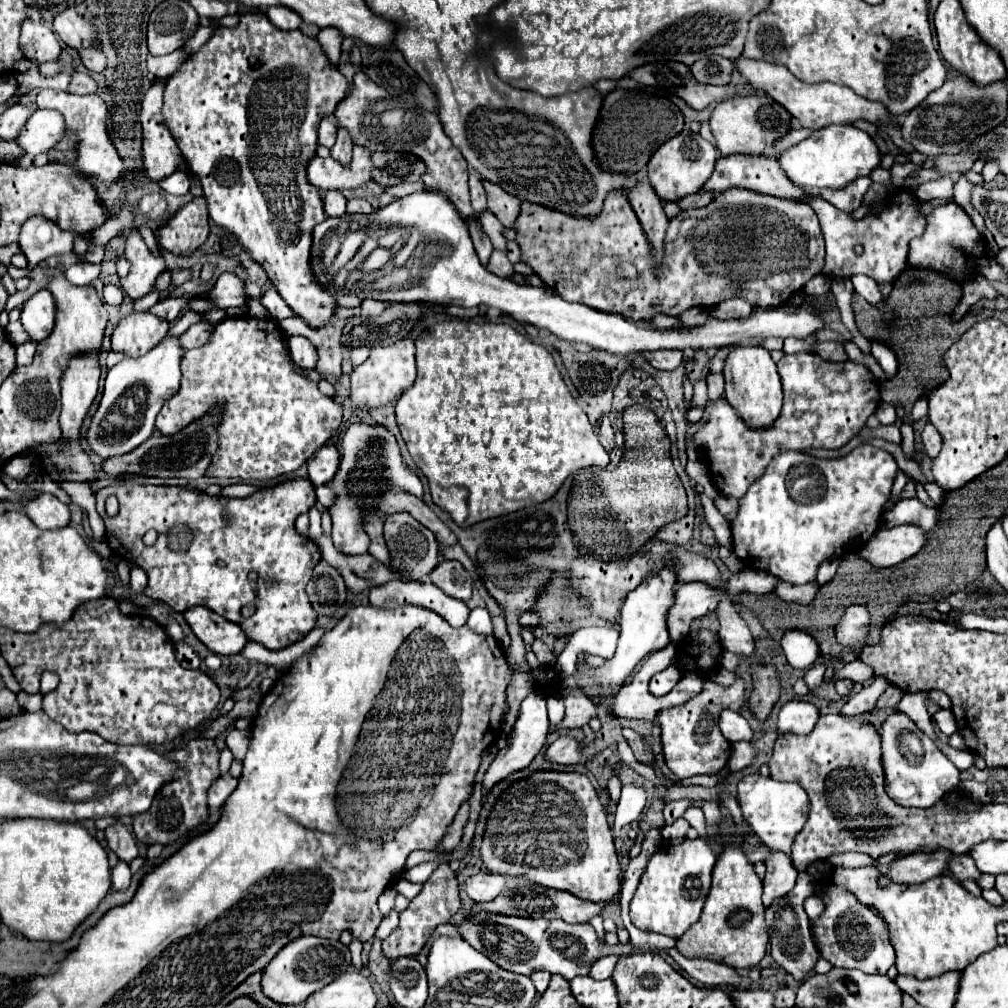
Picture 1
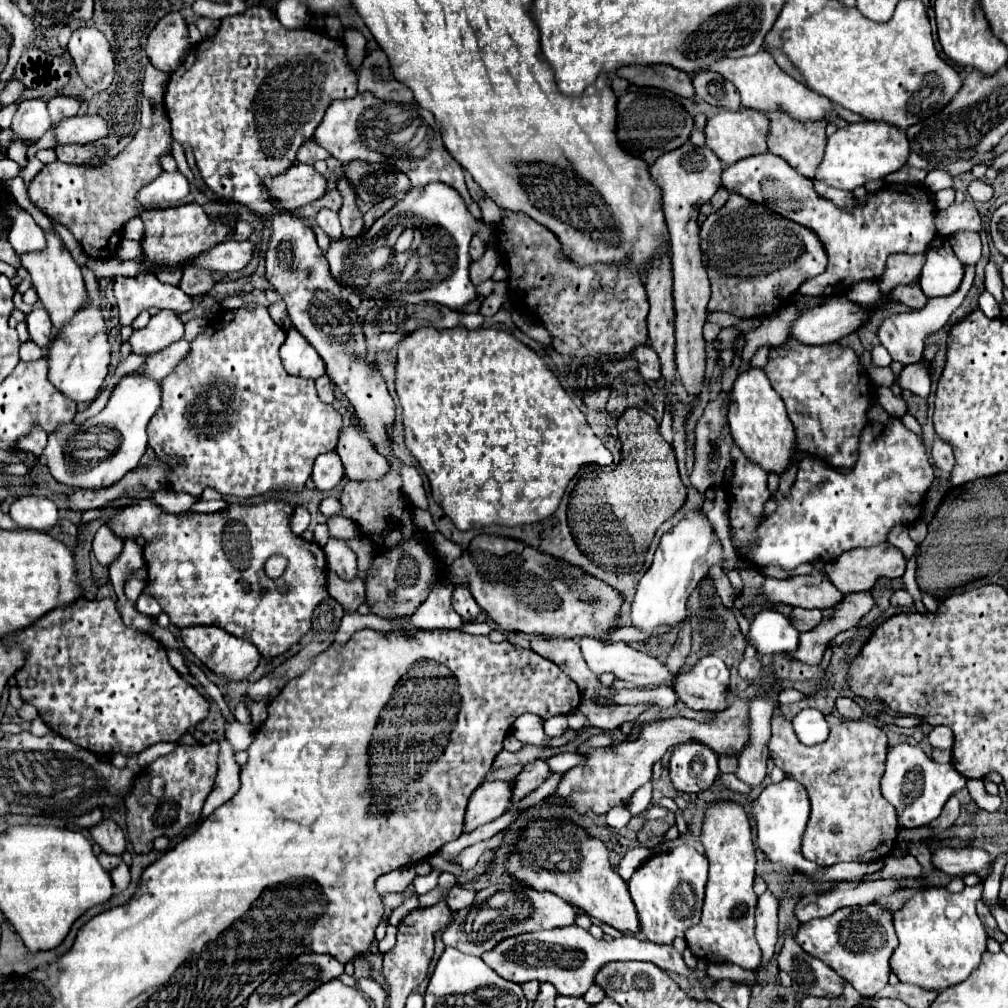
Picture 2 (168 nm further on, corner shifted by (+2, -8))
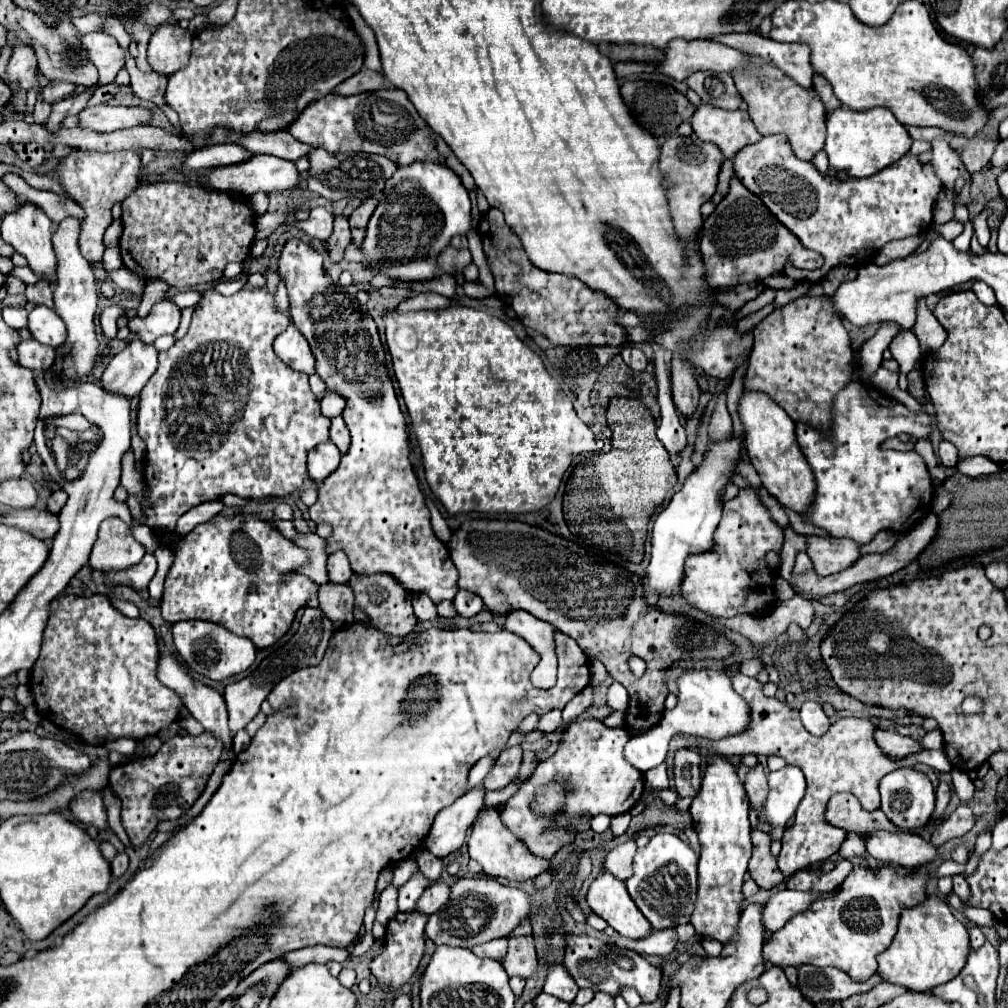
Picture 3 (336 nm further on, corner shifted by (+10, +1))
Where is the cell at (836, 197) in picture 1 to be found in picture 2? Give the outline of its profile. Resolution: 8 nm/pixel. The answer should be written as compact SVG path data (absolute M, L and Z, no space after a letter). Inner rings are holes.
M820 180L814 182L814 188L816 188L816 192L818 192L820 196L832 200L832 202L834 202L836 206L840 206L842 210L850 210L850 208L854 206L854 196L852 196L852 192L848 192L848 190L836 190L836 188L820 182Z

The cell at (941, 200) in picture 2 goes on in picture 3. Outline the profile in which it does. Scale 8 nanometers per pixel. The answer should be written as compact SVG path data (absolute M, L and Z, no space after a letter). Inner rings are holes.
M944 187L938 195L938 201L934 205L934 223L940 225L940 223L946 223L954 217L954 191Z

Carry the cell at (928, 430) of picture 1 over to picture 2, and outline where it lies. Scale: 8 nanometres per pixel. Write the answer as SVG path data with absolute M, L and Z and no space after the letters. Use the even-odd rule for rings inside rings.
M936 438L934 440L934 446L932 446L932 462L944 474L950 474L952 468L954 468L954 452L952 452L950 444L946 444L944 440Z

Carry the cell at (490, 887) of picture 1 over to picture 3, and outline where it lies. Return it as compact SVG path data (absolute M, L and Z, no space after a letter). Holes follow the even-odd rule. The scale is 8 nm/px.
M436 881L432 883L420 897L420 901L416 903L416 911L432 915L436 913L446 901L450 899L450 885L446 885L444 881Z

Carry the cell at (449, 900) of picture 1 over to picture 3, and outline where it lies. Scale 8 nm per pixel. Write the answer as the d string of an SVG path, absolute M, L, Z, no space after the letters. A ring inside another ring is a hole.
M410 911L410 913L398 913L386 927L386 937L384 937L384 951L370 963L372 975L378 979L380 989L384 993L394 993L402 989L410 981L410 977L416 973L418 963L424 955L424 925L428 917L420 911Z

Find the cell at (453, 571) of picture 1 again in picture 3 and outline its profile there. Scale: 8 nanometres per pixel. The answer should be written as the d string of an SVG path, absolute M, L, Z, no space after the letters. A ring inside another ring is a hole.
M460 589L456 593L456 597L454 597L454 607L456 607L458 615L462 615L462 617L474 617L476 613L482 611L484 603L482 603L482 599L478 595Z

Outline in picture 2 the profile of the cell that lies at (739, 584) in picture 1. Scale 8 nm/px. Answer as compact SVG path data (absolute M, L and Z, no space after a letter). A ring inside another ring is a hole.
M820 570L790 580L766 578L762 586L762 596L790 606L820 608L820 610L832 608L844 600L844 594Z

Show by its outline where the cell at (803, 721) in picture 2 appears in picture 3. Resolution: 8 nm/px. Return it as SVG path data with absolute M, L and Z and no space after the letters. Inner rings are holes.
M806 701L800 707L800 719L802 719L804 729L816 737L826 733L830 727L830 719L824 715L820 703L814 703L814 701Z

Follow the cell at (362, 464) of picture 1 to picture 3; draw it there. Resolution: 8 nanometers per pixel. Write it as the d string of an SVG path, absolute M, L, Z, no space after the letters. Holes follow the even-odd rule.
M336 551L328 557L328 577L332 583L348 583L352 575L352 567L348 557L344 557L344 553Z

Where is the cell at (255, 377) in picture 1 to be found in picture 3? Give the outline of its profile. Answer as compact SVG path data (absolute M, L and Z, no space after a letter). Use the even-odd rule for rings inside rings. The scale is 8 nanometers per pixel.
M244 287L232 297L206 289L186 337L160 353L158 369L142 389L136 413L136 429L146 443L144 481L152 505L144 509L148 527L174 531L182 513L224 493L244 499L284 497L302 485L306 455L318 443L328 441L330 419L320 413L320 403L308 387L308 375L292 371L272 351L272 341L288 323L290 317L274 309L274 299L266 289ZM206 347L214 347L216 355L230 359L236 379L242 379L244 407L232 415L234 421L200 421L198 427L170 421L164 397L170 395L172 371Z

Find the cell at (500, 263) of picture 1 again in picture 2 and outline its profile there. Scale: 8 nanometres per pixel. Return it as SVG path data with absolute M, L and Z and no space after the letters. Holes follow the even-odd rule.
M488 246L486 252L484 252L484 256L482 256L480 260L474 260L474 262L470 264L470 280L472 280L472 284L478 286L480 282L490 280L490 276L494 274L498 262L500 262L498 254L494 252L494 248Z

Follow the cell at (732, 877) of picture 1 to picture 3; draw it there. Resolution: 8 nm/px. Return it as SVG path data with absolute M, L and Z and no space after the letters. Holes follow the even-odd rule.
M712 757L702 787L690 805L692 825L700 841L700 865L698 865L698 899L690 923L700 937L710 937L730 943L736 937L740 921L740 905L744 901L742 885L750 861L750 821L748 821L748 797L742 781L738 779L732 763L726 757Z

